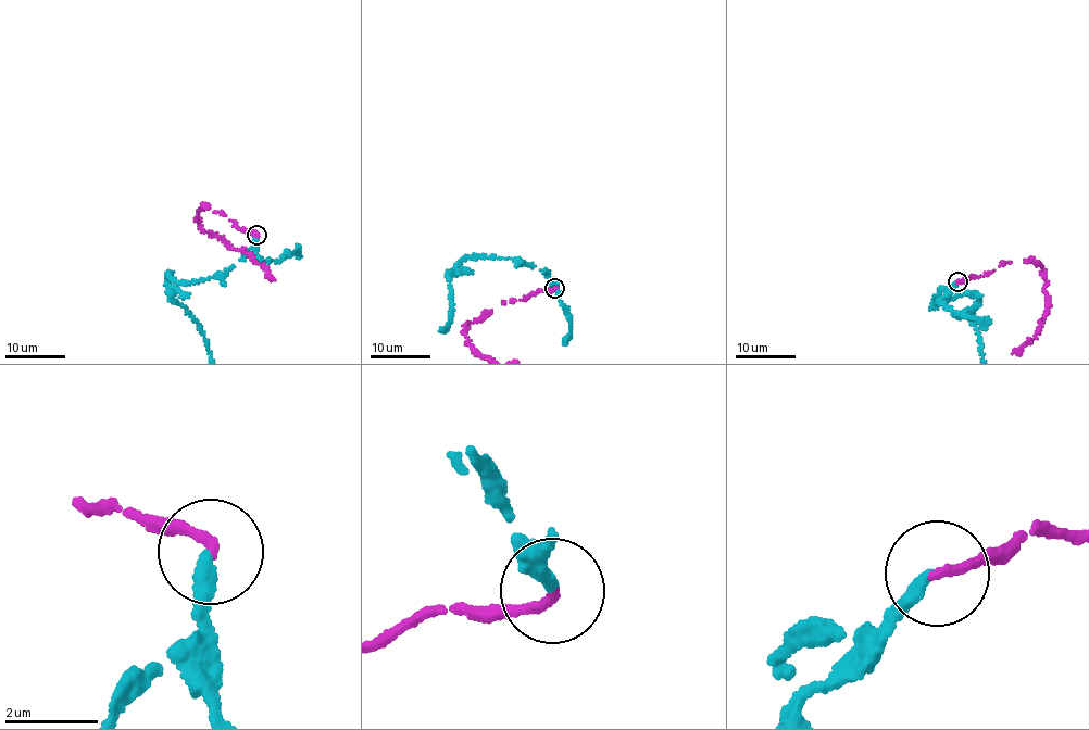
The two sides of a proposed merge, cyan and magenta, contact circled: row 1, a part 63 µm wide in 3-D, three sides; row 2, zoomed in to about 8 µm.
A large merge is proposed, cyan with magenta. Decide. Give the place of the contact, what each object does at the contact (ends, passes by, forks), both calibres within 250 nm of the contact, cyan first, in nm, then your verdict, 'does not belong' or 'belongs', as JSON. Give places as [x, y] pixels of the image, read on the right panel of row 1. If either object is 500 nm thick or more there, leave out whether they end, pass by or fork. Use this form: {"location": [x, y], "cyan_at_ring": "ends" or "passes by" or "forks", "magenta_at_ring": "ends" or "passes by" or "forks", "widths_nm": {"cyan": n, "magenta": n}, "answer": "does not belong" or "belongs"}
{"location": [958, 281], "cyan_at_ring": "ends", "magenta_at_ring": "ends", "widths_nm": {"cyan": 280, "magenta": 200}, "answer": "belongs"}

